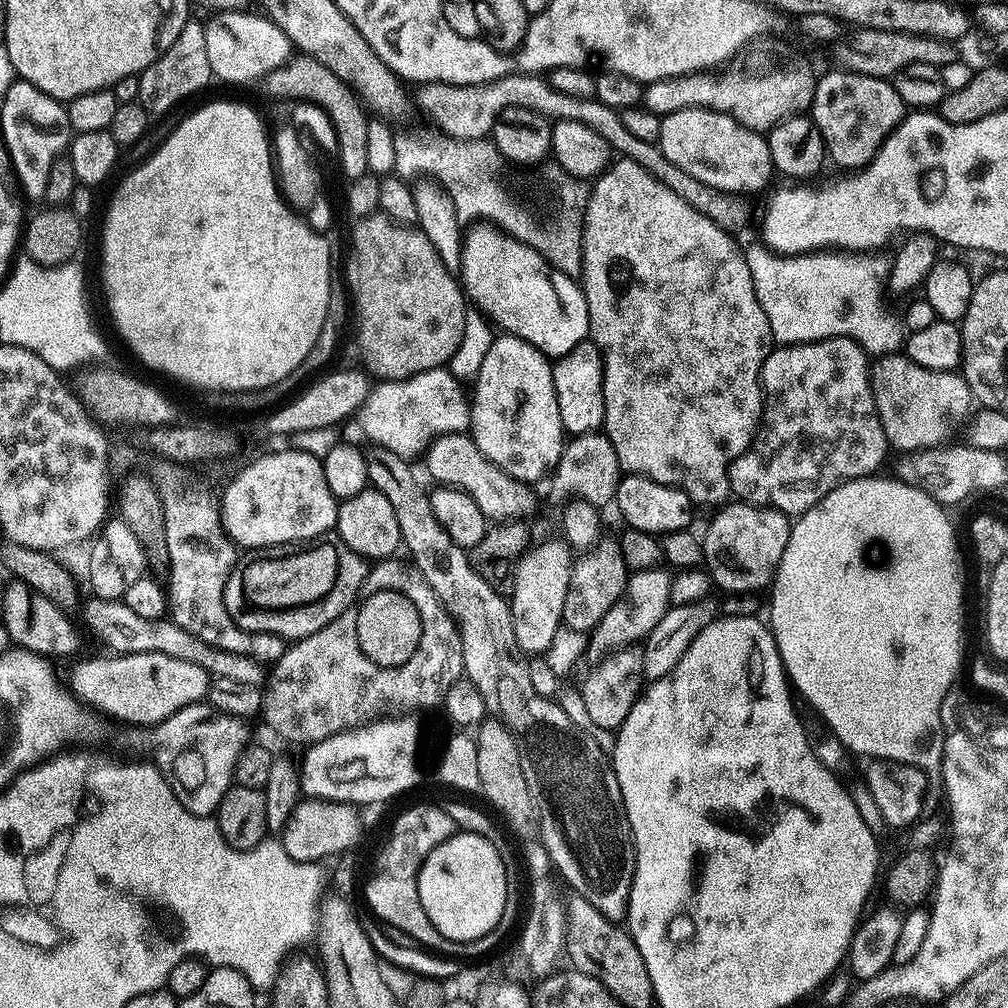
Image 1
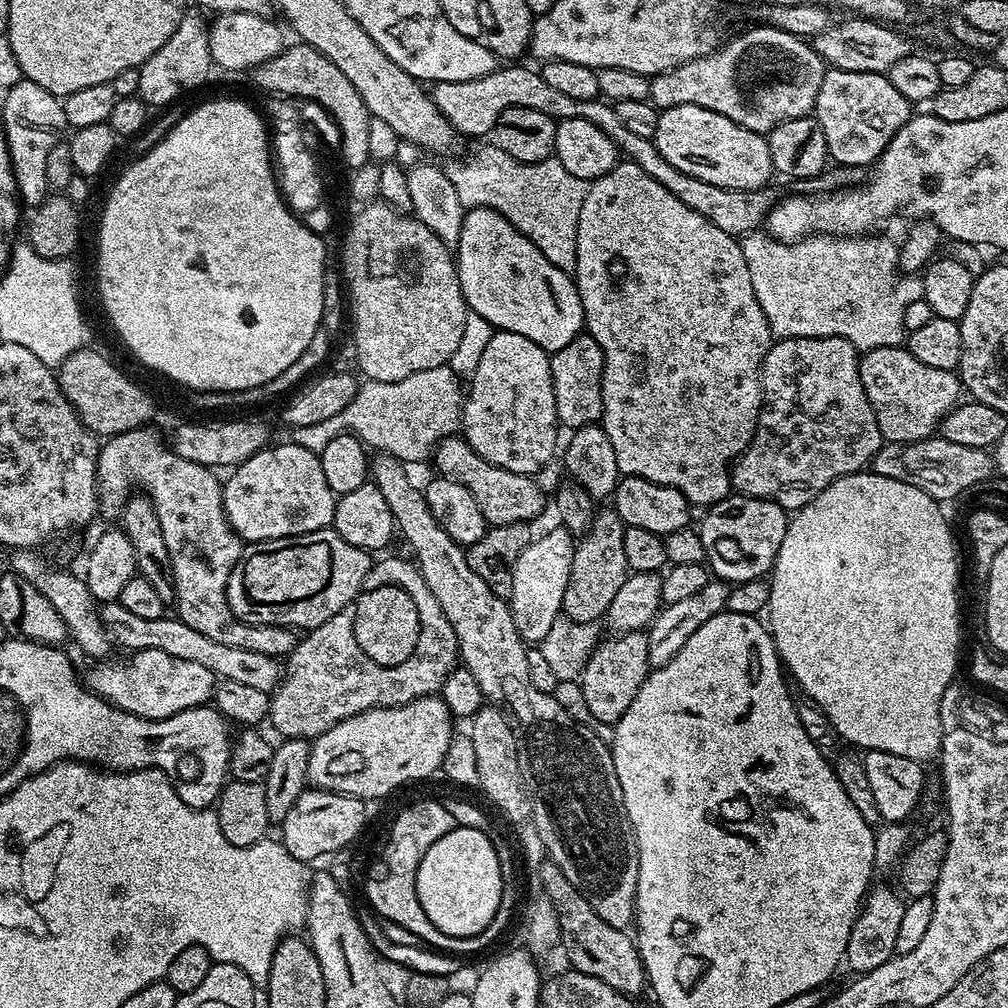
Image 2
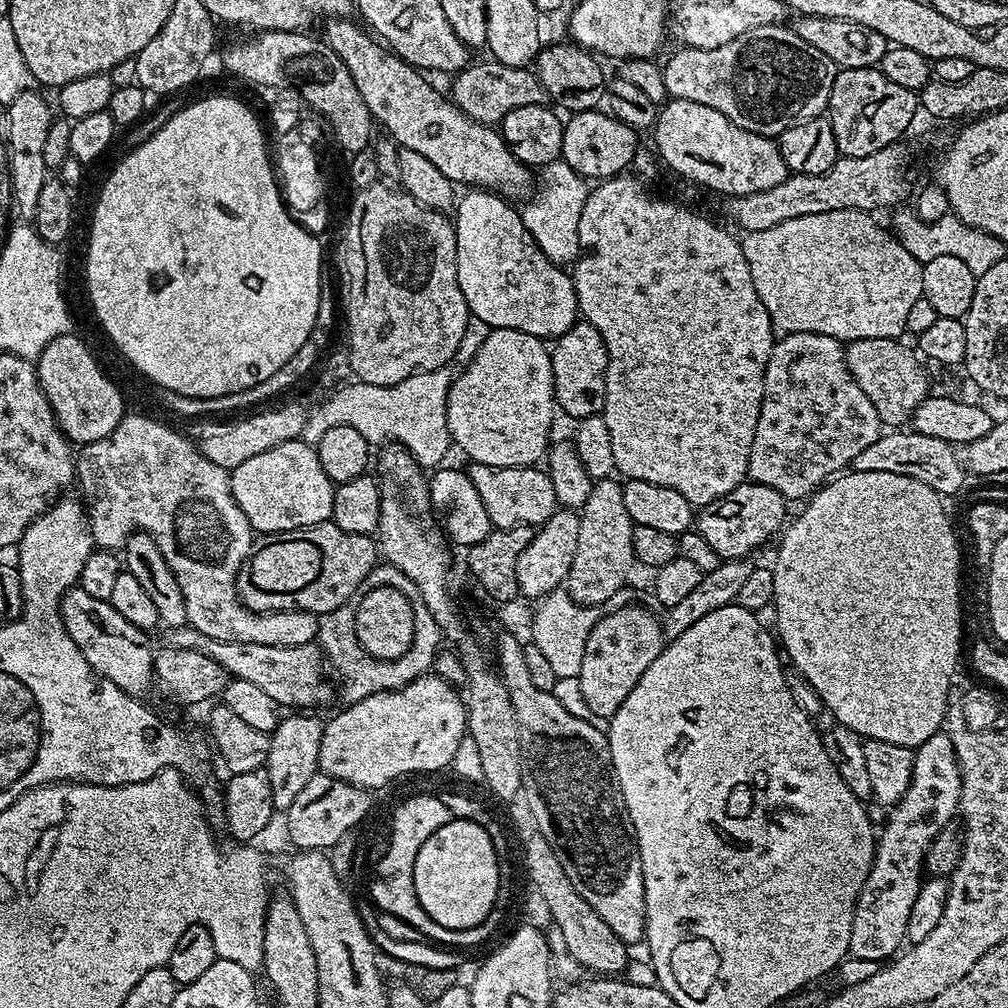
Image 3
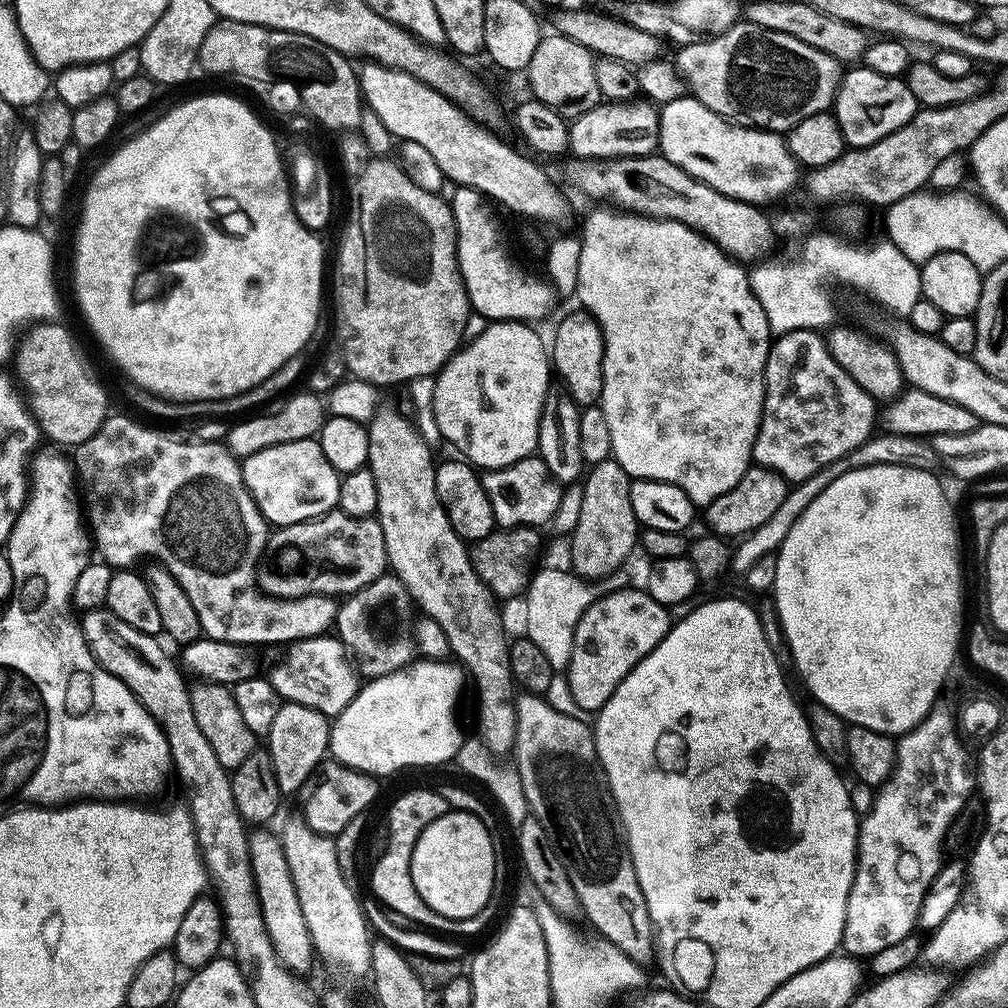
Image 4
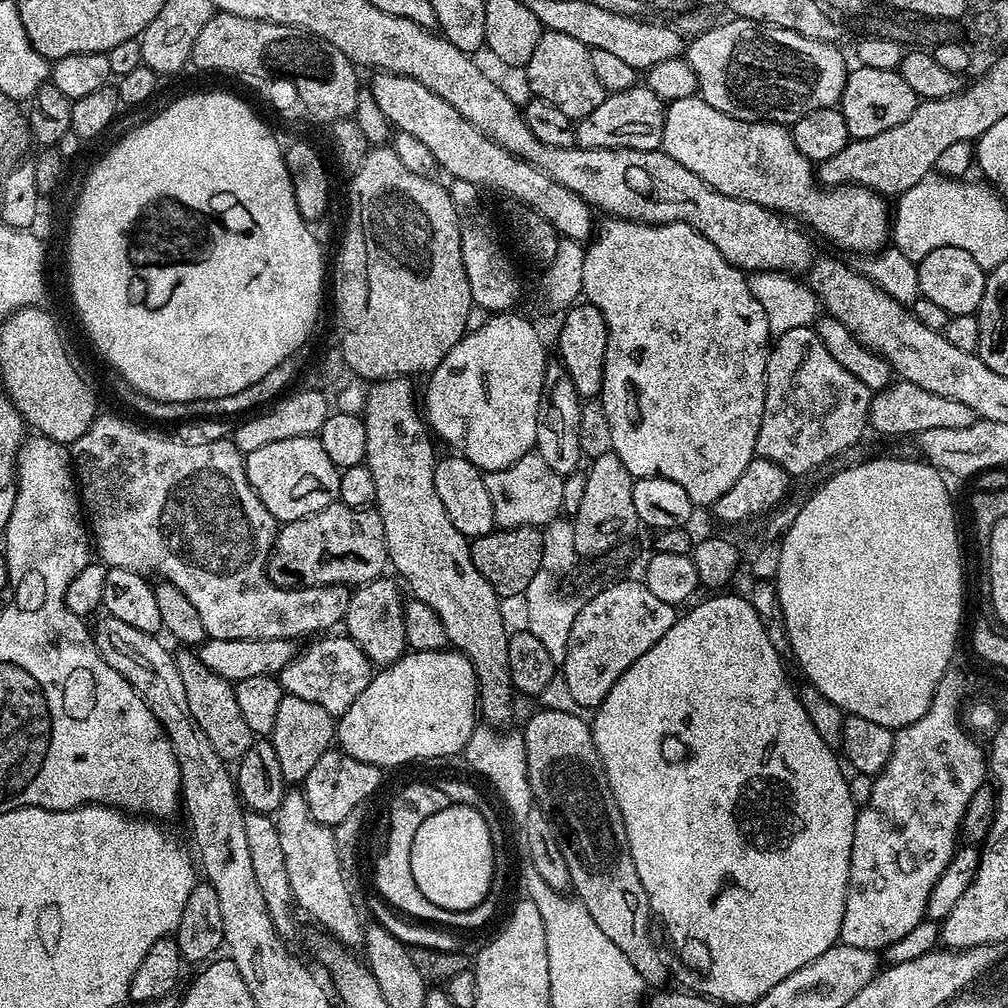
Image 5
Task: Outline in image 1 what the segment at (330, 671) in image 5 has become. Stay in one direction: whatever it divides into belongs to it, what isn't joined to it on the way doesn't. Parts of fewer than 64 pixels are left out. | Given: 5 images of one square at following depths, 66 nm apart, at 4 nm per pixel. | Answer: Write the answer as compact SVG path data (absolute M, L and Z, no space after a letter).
M89 595L89 600L81 606L80 612L84 615L84 624L105 644L105 649L113 653L125 656L126 654L146 654L157 652L158 654L170 654L170 658L182 658L182 662L194 662L207 670L209 677L236 679L237 682L250 682L260 686L265 683L265 669L257 660L249 656L235 656L229 652L223 652L220 648L210 648L207 644L200 643L195 636L182 631L171 619L151 620L134 614L130 606L124 604L123 599L103 600L96 595Z

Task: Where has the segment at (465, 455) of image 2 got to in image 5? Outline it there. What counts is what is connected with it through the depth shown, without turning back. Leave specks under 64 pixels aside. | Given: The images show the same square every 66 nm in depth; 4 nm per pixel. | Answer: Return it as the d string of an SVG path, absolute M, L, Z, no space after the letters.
M535 450L528 452L518 462L497 472L484 472L490 502L494 502L496 528L530 528L545 526L561 515L564 477L558 475Z

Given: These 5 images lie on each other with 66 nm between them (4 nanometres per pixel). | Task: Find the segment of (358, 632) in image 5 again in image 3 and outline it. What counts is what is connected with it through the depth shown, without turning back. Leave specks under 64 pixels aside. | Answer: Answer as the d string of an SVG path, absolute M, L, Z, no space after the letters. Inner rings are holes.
M346 603L338 606L338 610L323 613L318 624L318 644L326 653L326 664L334 680L336 675L338 696L344 699L345 705L357 704L362 698L370 698L379 692L393 692L395 688L406 686L431 669L435 656L424 654L422 644L416 644L416 648L400 664L396 664L396 660L364 660L352 634L352 622L356 624L356 616L358 616L358 608ZM424 658L426 658L426 666L420 664Z

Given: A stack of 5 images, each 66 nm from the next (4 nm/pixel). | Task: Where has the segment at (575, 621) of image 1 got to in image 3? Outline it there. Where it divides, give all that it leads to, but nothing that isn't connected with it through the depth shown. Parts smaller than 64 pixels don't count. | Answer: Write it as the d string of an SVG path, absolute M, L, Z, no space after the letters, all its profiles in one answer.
M619 479L597 480L593 483L590 496L578 509L581 526L577 550L574 551L566 579L566 589L570 598L583 606L603 606L624 583L629 583L634 563L633 522L630 514L626 514L626 504L622 502L623 489L623 483Z

